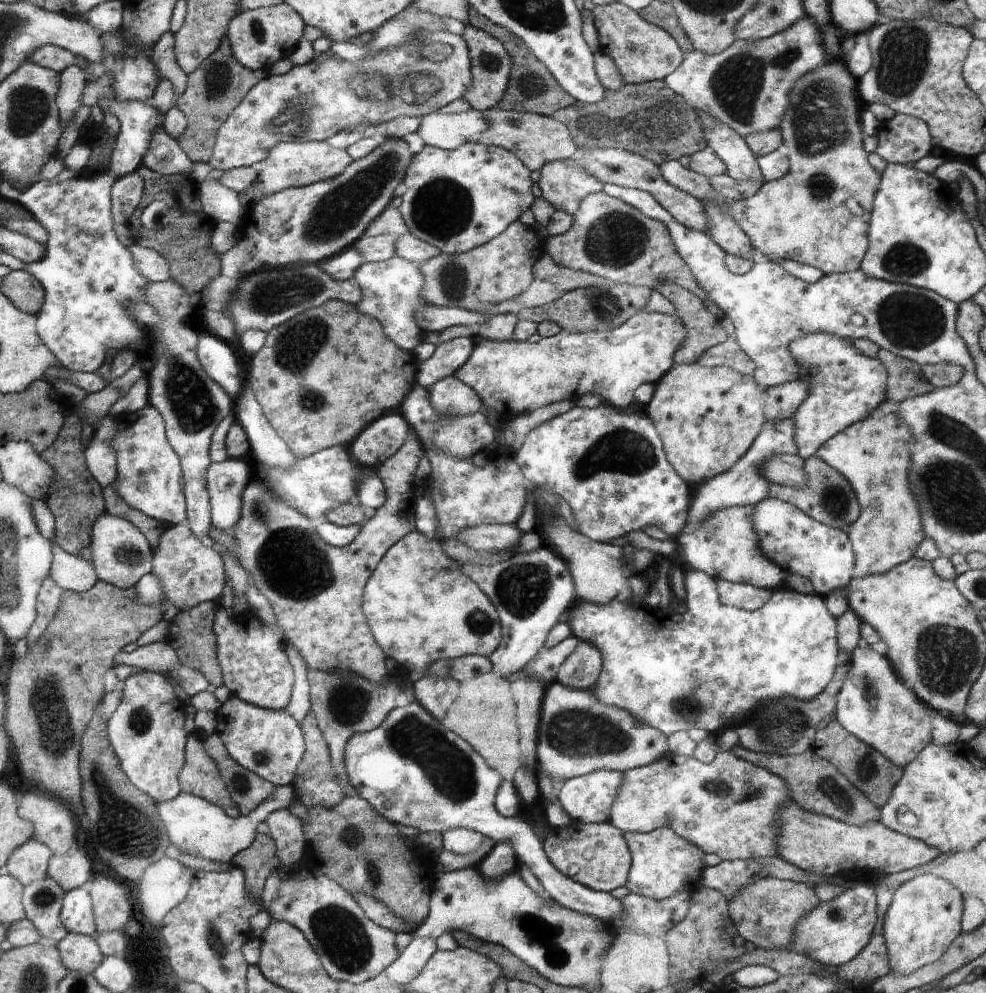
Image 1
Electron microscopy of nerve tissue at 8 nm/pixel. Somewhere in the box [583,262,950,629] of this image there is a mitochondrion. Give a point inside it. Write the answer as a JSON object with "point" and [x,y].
{"point":[908,318]}

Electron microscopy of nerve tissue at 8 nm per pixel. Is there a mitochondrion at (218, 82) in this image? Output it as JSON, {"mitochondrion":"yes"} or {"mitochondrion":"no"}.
{"mitochondrion":"yes"}

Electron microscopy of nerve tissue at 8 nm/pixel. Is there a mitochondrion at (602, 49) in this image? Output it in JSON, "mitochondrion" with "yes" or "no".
{"mitochondrion":"no"}

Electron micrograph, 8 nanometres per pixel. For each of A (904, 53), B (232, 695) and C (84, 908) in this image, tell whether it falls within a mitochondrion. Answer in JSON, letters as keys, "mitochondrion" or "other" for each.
{"A":"mitochondrion","B":"other","C":"other"}

